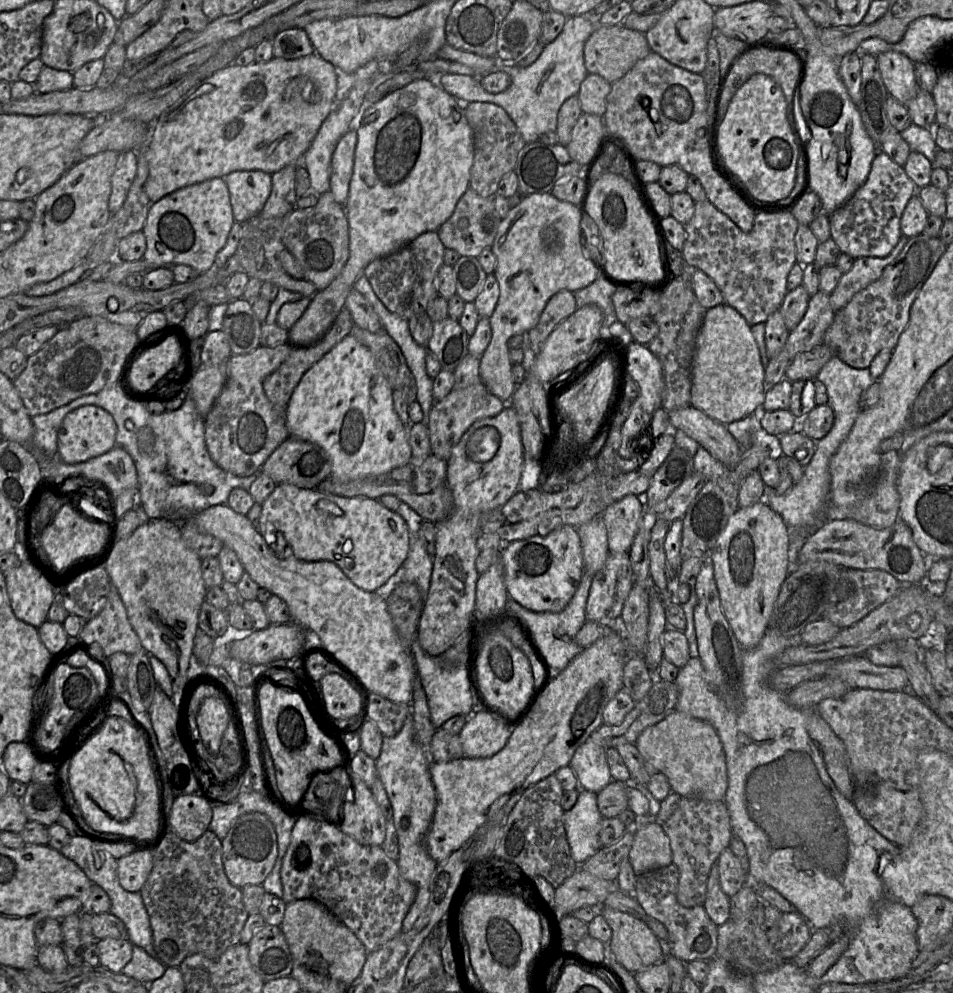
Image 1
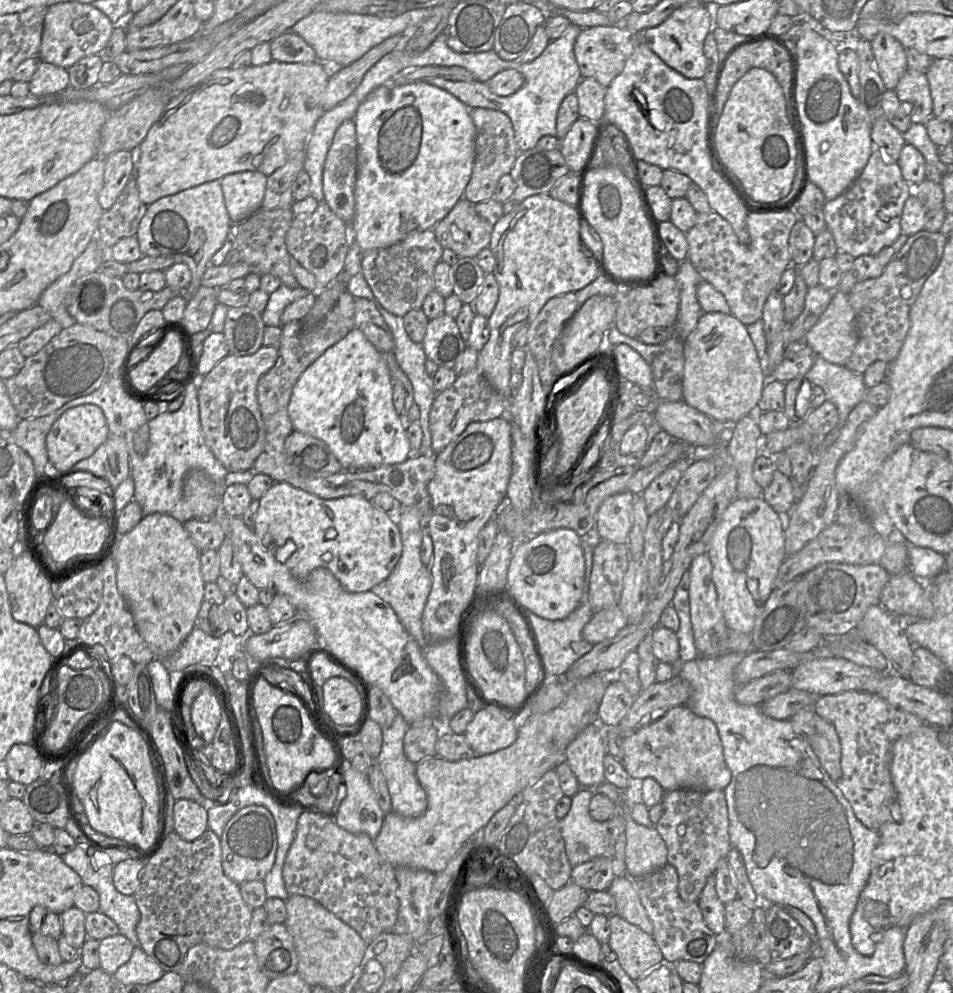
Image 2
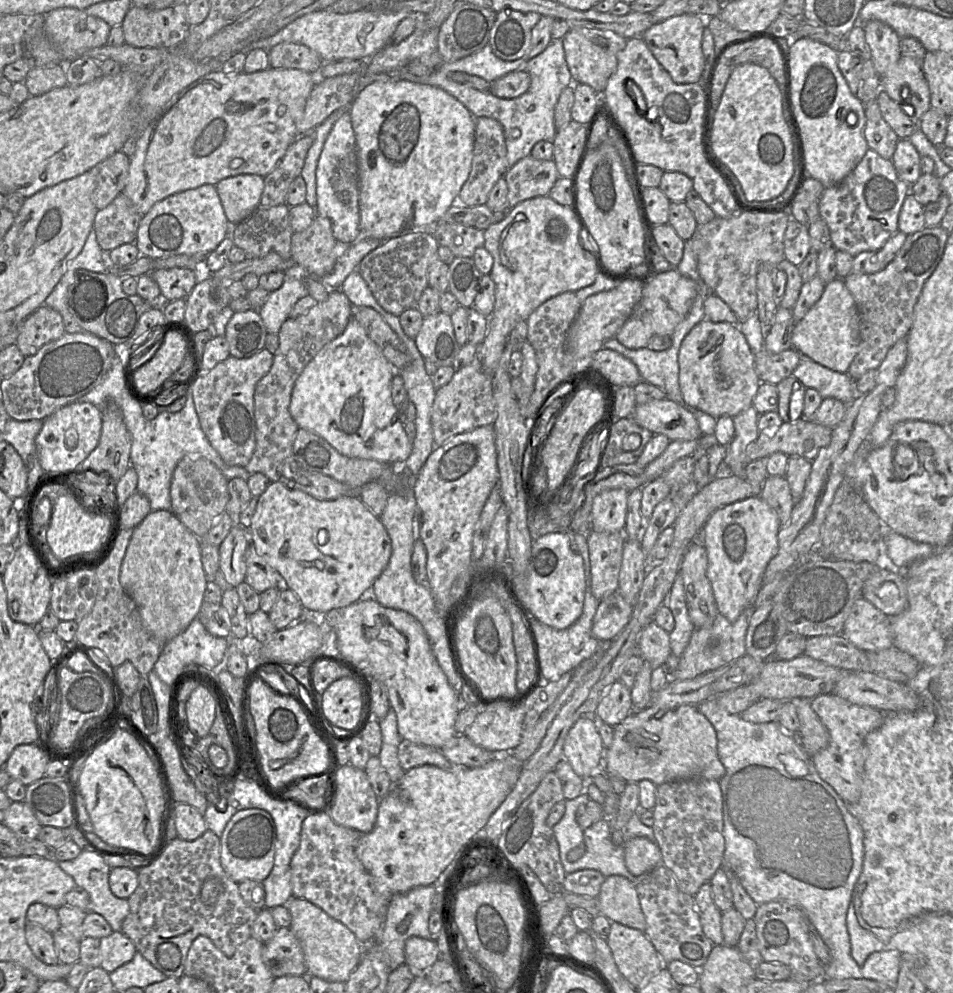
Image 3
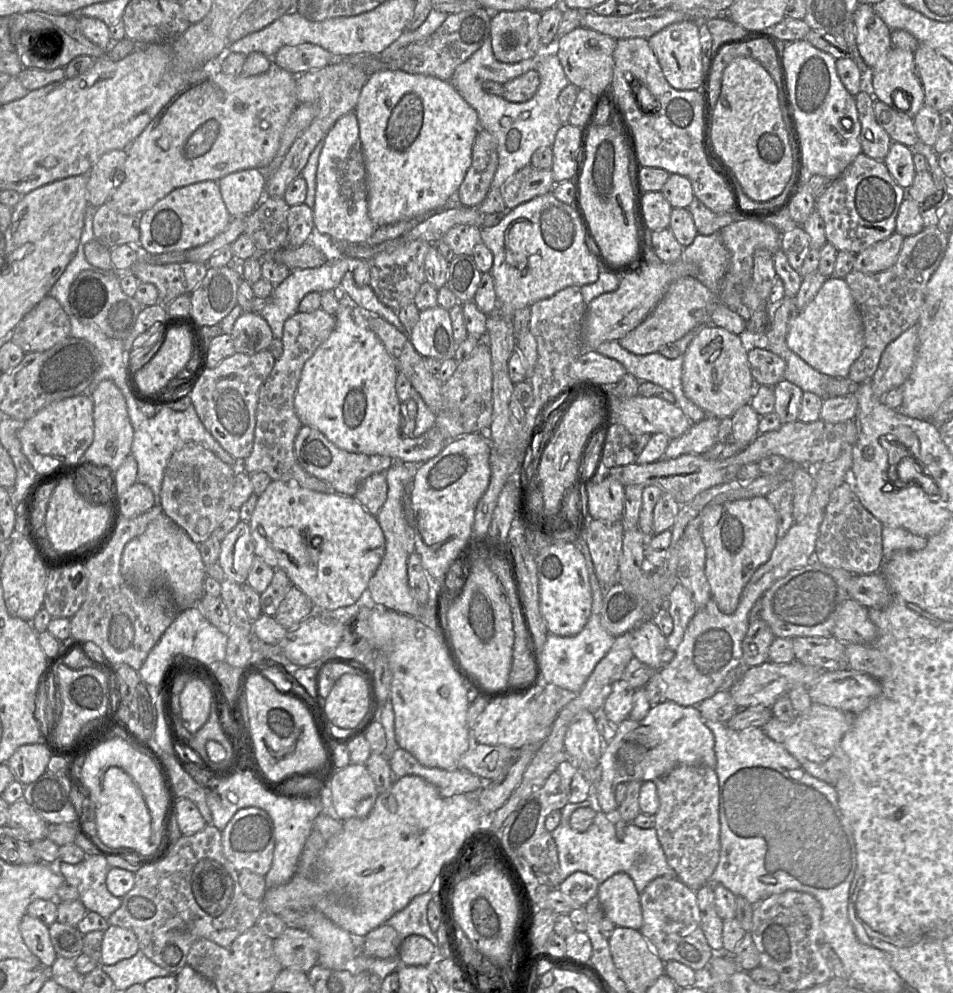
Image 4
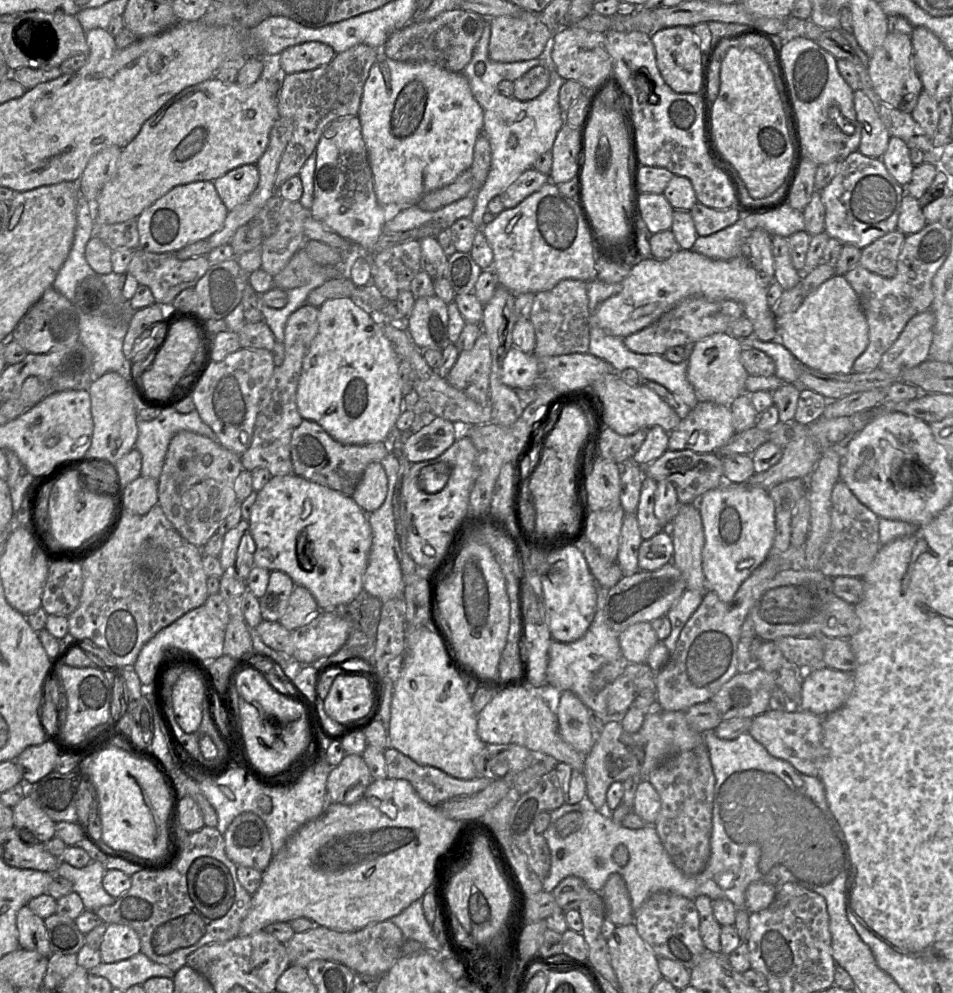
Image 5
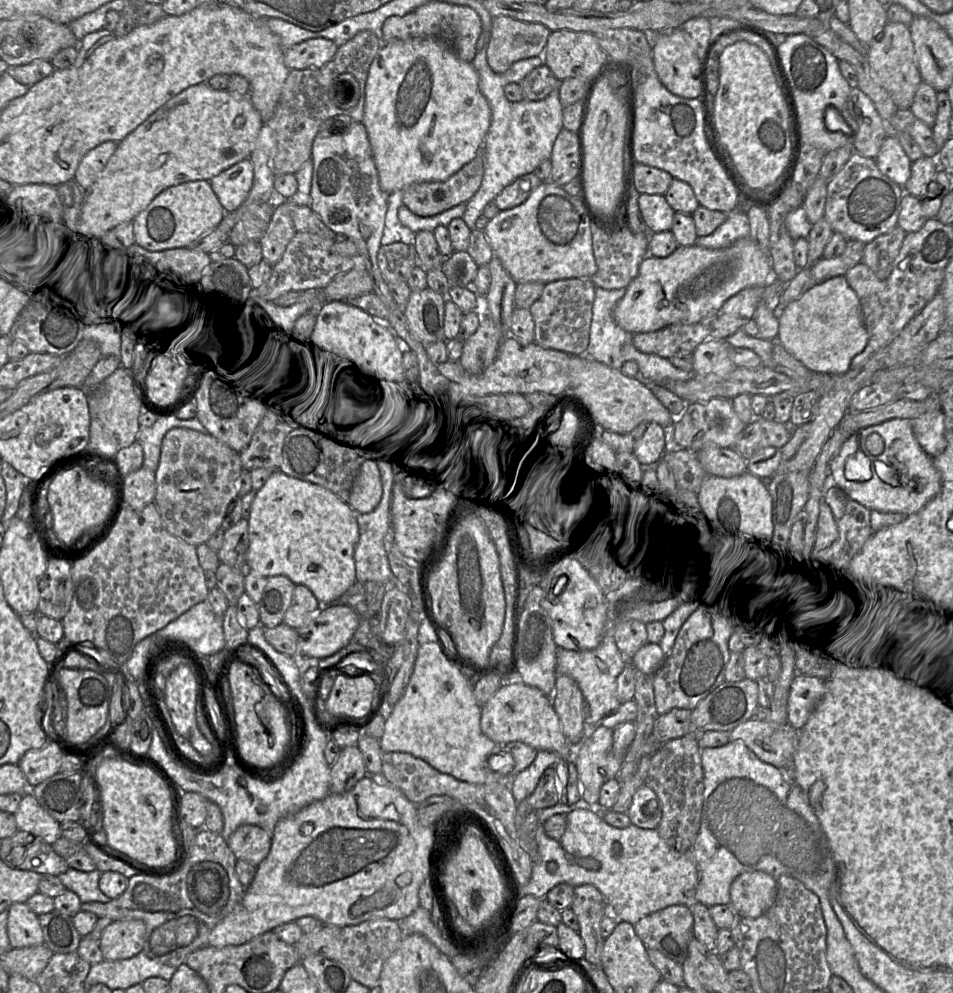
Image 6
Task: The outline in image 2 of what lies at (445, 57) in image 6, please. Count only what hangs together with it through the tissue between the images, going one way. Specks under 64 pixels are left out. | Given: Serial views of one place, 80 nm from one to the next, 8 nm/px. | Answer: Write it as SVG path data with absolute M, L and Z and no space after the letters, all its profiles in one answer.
M418 81L415 83L406 84L402 86L393 86L393 85L383 84L377 87L375 90L373 90L365 98L365 100L360 104L353 119L356 126L356 137L357 137L357 177L356 177L356 183L355 183L355 189L354 189L355 216L352 223L349 225L349 228L351 231L351 237L358 244L358 246L360 247L363 253L367 253L375 249L387 248L389 246L392 246L402 241L412 231L433 229L436 224L438 224L443 218L447 216L447 214L452 210L452 208L456 205L456 203L461 198L463 198L465 188L471 179L472 170L473 170L473 166L475 162L475 156L476 156L476 127L470 115L470 108L475 108L475 107L467 106L465 103L463 103L461 100L459 100L457 97L455 97L453 94L449 93L448 91L441 89L439 87L436 87L425 81Z

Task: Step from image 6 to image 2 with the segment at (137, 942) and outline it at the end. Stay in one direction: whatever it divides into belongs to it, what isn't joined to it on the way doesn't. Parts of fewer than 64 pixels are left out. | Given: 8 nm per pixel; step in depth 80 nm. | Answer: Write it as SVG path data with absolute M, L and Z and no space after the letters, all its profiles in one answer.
M120 933L104 938L99 944L100 968L114 975L120 966L129 961L135 946Z

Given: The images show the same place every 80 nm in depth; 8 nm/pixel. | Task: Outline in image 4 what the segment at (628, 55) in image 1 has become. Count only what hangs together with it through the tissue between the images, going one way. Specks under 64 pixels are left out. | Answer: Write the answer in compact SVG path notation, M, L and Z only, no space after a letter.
M582 26L557 38L552 50L557 54L569 82L597 97L610 88L613 76L614 38Z

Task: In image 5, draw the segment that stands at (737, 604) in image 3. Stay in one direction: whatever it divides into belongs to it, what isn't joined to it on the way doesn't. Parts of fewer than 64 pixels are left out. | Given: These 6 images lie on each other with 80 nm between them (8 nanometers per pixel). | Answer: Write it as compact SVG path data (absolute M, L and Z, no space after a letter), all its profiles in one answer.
M728 483L707 491L699 499L705 542L702 550L702 569L708 589L714 591L722 602L733 600L741 584L767 558L775 537L775 506L768 491L745 484Z

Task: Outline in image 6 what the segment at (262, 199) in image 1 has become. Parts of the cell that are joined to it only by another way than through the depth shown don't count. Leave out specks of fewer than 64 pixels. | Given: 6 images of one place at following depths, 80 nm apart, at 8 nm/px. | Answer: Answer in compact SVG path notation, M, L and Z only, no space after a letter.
M249 158L241 160L209 180L224 210L233 212L247 198L254 180Z

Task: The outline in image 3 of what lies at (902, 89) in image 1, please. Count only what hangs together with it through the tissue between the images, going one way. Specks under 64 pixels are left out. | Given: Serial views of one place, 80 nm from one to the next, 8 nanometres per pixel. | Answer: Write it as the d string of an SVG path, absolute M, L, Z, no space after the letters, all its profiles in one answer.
M871 20L863 25L865 40L870 48L877 73L882 76L900 59L900 37L887 24Z

